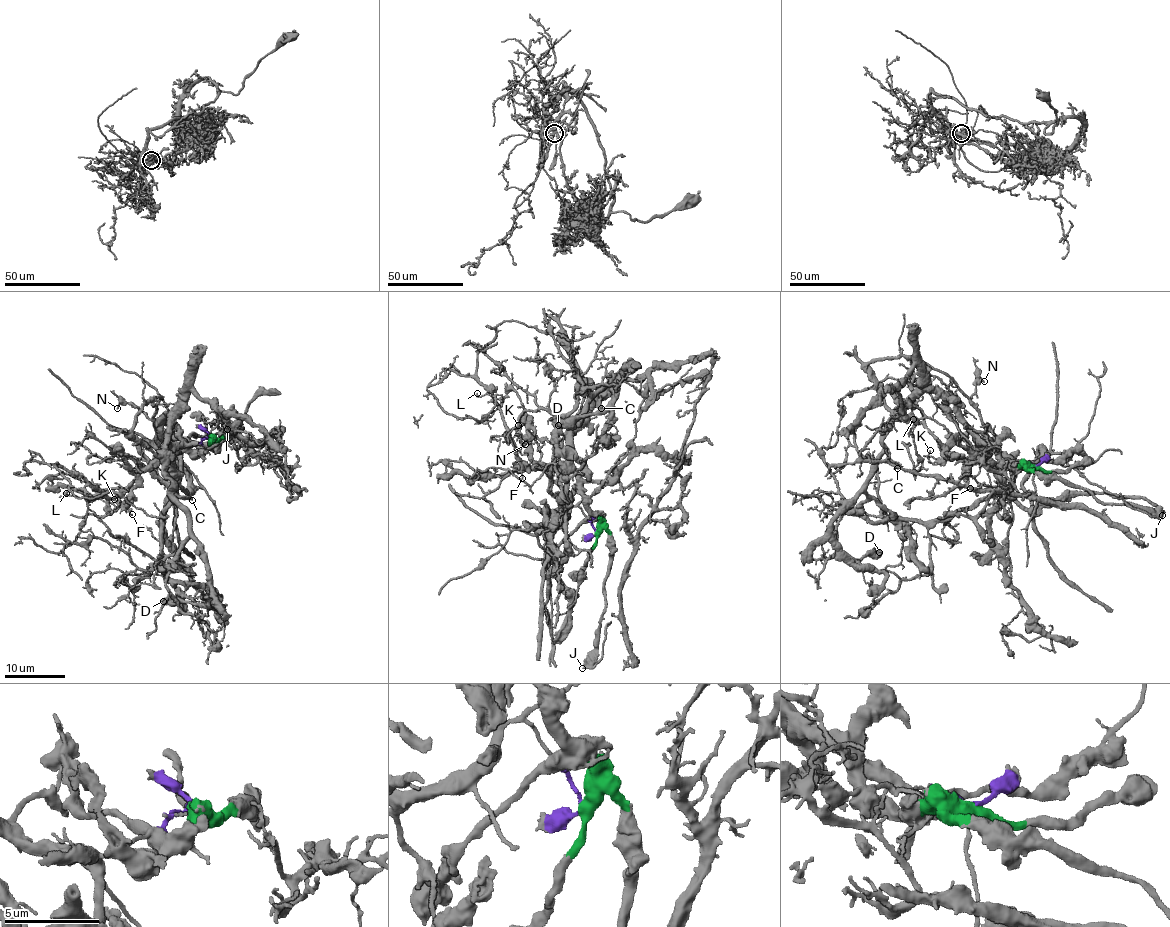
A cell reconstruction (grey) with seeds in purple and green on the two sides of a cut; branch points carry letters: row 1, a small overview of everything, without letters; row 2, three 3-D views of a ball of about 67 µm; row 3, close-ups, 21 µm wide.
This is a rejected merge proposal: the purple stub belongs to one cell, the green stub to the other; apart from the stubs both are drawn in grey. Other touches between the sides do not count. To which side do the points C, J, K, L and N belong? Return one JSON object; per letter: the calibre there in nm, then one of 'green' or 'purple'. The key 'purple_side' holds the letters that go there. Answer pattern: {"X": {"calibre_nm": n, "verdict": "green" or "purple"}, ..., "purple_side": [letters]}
{"C": {"calibre_nm": 360, "verdict": "green"}, "J": {"calibre_nm": 340, "verdict": "green"}, "K": {"calibre_nm": 120, "verdict": "purple"}, "L": {"calibre_nm": 130, "verdict": "purple"}, "N": {"calibre_nm": 120, "verdict": "purple"}, "purple_side": ["K", "L", "N"]}

